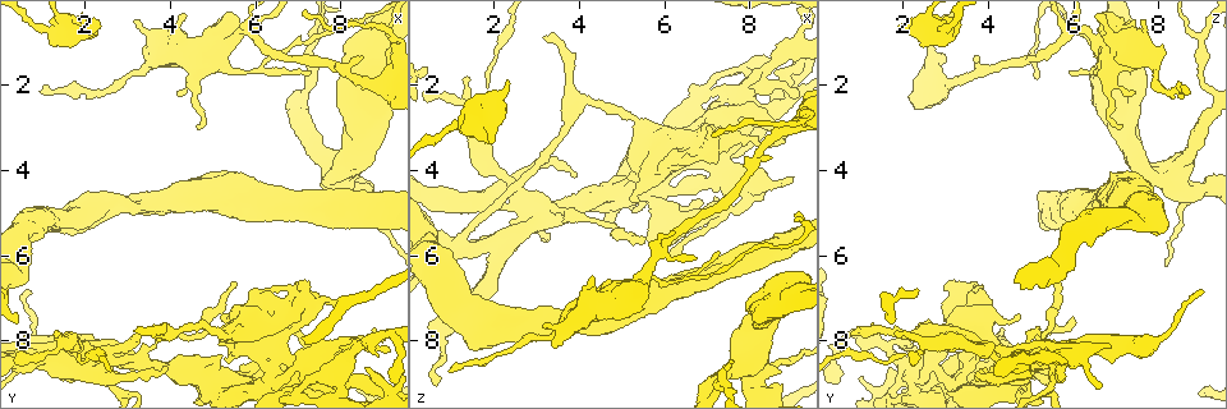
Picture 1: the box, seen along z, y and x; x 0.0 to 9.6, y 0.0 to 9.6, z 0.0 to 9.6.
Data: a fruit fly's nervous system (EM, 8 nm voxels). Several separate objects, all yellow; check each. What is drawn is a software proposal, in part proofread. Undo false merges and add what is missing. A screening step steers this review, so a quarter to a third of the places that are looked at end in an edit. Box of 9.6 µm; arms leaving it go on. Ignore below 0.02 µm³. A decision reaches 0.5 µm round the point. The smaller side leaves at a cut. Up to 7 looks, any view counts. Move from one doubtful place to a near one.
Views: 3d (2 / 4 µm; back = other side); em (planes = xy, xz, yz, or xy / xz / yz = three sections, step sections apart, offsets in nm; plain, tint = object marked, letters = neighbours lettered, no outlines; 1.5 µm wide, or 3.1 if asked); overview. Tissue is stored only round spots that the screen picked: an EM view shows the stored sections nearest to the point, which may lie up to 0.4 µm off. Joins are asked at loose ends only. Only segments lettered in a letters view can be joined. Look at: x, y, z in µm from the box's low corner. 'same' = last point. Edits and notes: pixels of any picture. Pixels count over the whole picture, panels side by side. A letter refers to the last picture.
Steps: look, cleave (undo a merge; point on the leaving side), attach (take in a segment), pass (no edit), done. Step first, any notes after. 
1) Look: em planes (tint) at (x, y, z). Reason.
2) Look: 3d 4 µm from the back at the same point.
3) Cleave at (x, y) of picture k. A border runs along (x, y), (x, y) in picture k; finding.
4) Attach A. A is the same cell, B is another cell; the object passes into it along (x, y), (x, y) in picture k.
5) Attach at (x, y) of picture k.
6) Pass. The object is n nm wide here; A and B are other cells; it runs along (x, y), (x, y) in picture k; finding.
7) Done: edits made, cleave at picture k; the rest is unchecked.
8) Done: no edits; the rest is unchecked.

Look: 3d 2 µm from the back at (3.90, 7.70, 5.15). Sharp bend.

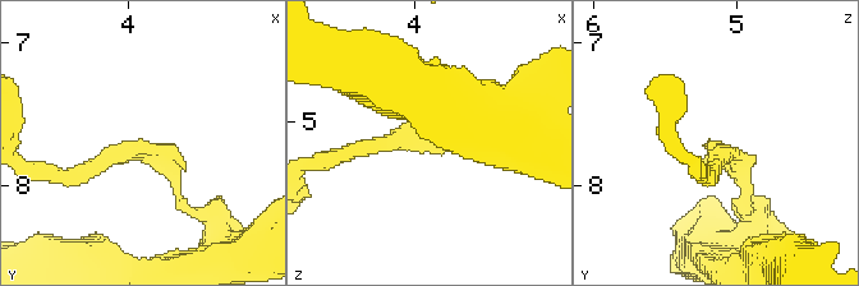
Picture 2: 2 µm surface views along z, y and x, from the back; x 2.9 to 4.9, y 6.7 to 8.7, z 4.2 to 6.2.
Look: em planes (tint) at (3.84, 7.74, 5.12). Need the tissue.

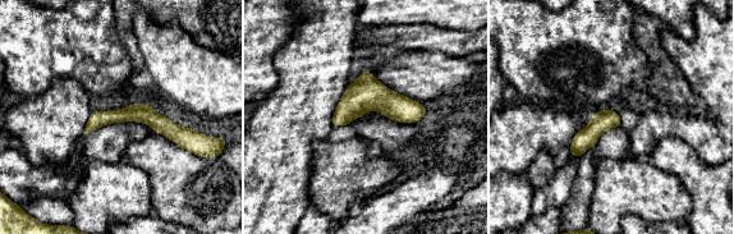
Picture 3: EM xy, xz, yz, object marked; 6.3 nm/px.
Look: em planes (letters) at the same point. See the neighbours.

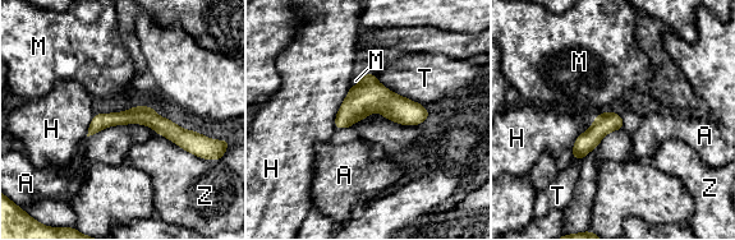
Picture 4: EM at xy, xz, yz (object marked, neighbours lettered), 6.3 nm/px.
Pass. A, H, M, T and Z are other cells; it runs along (91, 130), (150, 118), (196, 139) in picture 4; all the same neuron.

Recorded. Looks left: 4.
Look: em xy step 8 (letters) at (5.60, 6.65, 5.60). An open end.

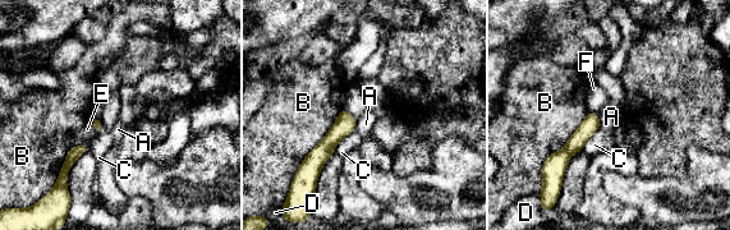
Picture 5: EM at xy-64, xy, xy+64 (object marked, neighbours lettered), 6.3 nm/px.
Look: em planes (letters) at the same point. Another direction.

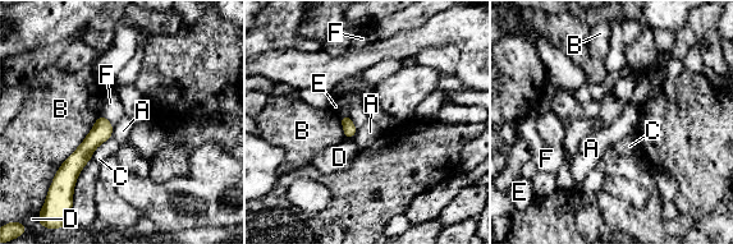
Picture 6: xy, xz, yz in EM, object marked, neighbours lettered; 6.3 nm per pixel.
Pass. A, B, C, D, E and F are other cells; it runs along (104, 122), (72, 166), (72, 180) in picture 6; none of them fits.

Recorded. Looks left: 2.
Look: em planes (letters) at (8.50, 1.35, 3.65). Free end.

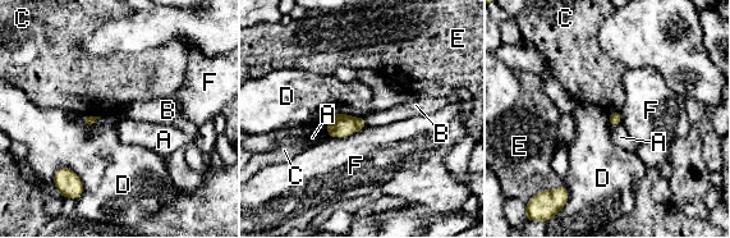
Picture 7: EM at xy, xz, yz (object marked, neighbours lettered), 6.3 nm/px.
Pass. The longest contact is with F, 260 nm; A, B, C, D, E and F are other cells; a border runs along (59, 166), (77, 175), (81, 197) in picture 7; no lettered segment goes on from it.

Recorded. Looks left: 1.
Done: no edits; the rest is unchecked.

